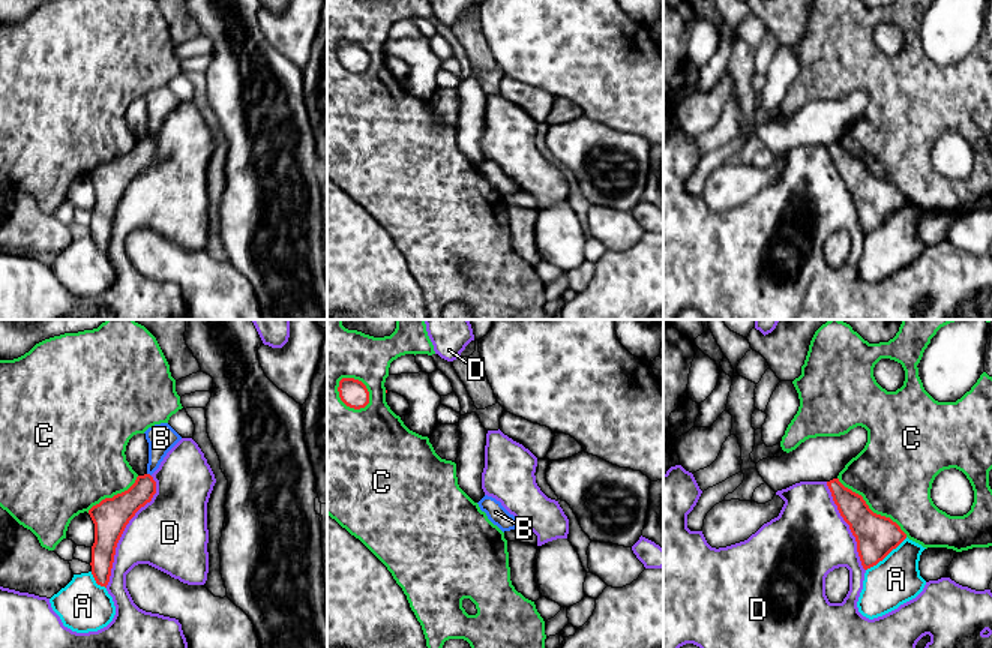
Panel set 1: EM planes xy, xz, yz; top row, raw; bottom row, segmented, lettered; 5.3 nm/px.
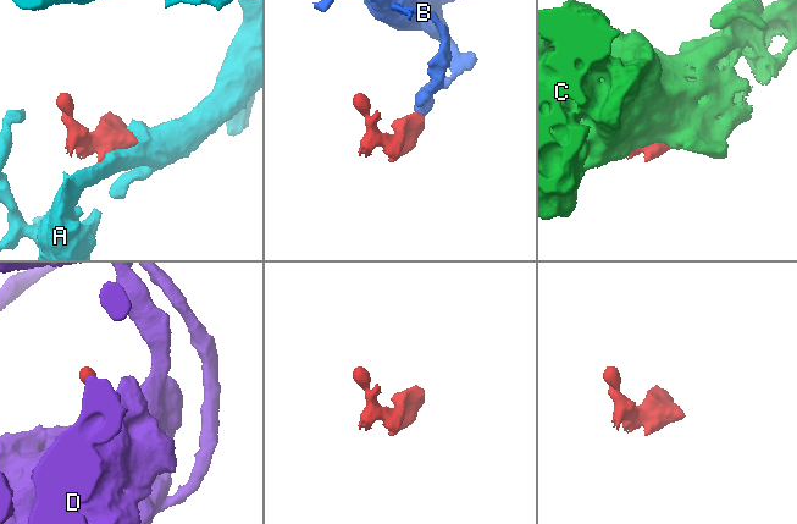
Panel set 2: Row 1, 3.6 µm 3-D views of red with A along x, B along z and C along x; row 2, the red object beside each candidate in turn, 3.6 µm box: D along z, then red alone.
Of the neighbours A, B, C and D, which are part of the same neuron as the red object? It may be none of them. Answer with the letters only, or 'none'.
none

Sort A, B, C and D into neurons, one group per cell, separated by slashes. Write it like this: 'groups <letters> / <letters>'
groups A / B / C / D

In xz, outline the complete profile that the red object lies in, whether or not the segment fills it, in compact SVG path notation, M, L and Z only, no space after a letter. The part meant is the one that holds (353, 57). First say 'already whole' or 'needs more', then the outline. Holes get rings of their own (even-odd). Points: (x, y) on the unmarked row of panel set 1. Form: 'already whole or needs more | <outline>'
already whole | M342 42L338 56L341 64L350 72L360 74L369 68L369 56L359 44Z

